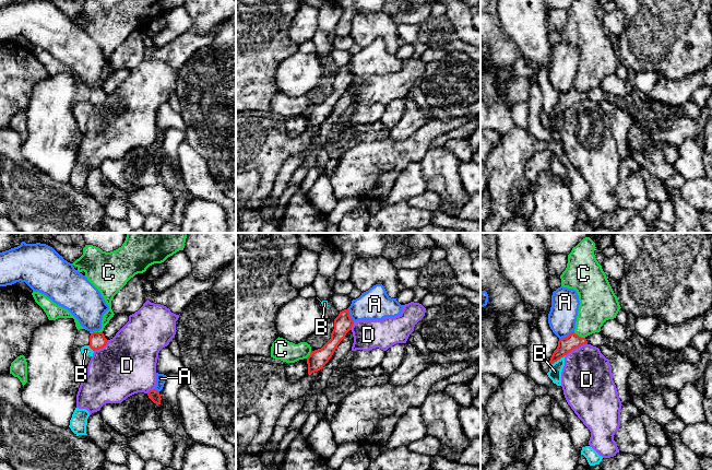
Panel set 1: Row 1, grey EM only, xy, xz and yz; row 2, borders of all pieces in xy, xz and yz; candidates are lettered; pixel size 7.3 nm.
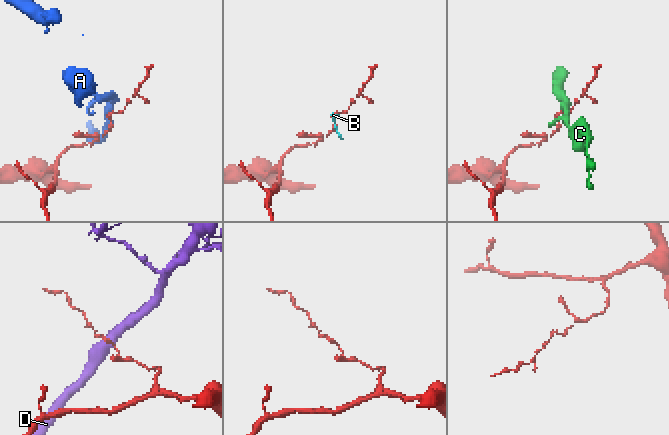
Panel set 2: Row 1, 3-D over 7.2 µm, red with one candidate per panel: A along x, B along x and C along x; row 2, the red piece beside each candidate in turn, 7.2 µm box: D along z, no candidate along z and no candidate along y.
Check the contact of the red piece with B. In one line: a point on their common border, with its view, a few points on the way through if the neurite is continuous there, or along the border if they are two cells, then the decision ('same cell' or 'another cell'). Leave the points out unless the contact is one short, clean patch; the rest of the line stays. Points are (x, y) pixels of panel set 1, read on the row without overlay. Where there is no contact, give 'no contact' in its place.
meets red in yz at (557, 115); border along yz (565, 109), (550, 119); another cell

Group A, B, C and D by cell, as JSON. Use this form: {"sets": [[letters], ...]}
{"sets": [["A"], ["B"], ["C"], ["D"]]}

